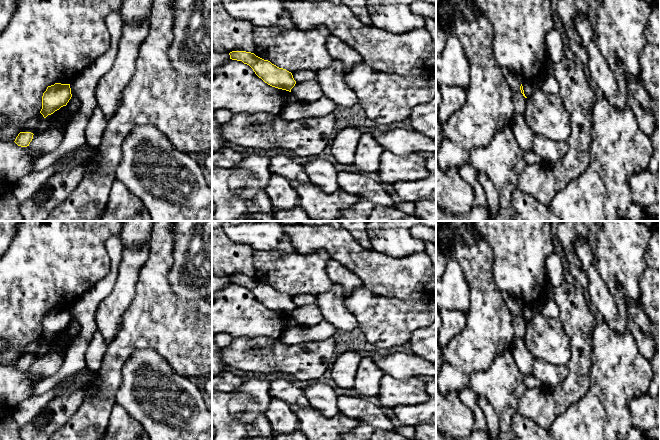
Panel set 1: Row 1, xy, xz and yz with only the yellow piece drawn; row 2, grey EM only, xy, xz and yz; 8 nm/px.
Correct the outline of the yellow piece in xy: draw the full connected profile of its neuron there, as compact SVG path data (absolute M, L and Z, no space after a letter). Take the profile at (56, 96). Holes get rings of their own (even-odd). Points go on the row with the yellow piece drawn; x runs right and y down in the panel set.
M55 83L48 86L42 96L42 109L40 113L46 118L61 107L66 106L71 97L70 84Z

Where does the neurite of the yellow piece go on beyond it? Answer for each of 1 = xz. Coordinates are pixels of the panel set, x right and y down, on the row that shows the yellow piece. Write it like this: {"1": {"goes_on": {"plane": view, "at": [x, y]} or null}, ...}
{"1": {"goes_on": null}}

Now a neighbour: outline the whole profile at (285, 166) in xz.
M285 155L273 156L269 168L272 174L283 176L293 184L309 182L304 165L295 162L292 157Z

